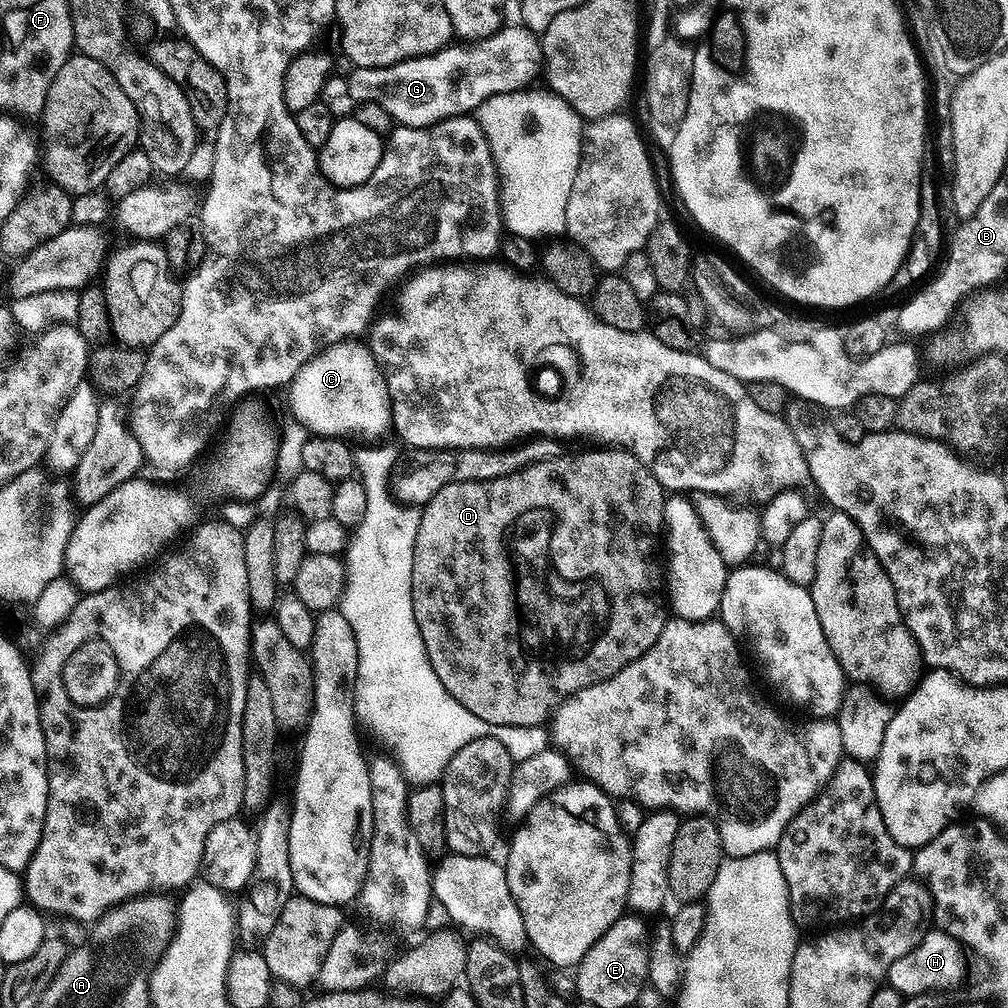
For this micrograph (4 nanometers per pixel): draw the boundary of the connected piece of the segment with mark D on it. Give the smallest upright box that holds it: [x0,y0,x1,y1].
[412,446,670,728]

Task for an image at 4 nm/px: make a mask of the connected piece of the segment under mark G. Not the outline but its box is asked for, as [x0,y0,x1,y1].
[348,26,541,128]

